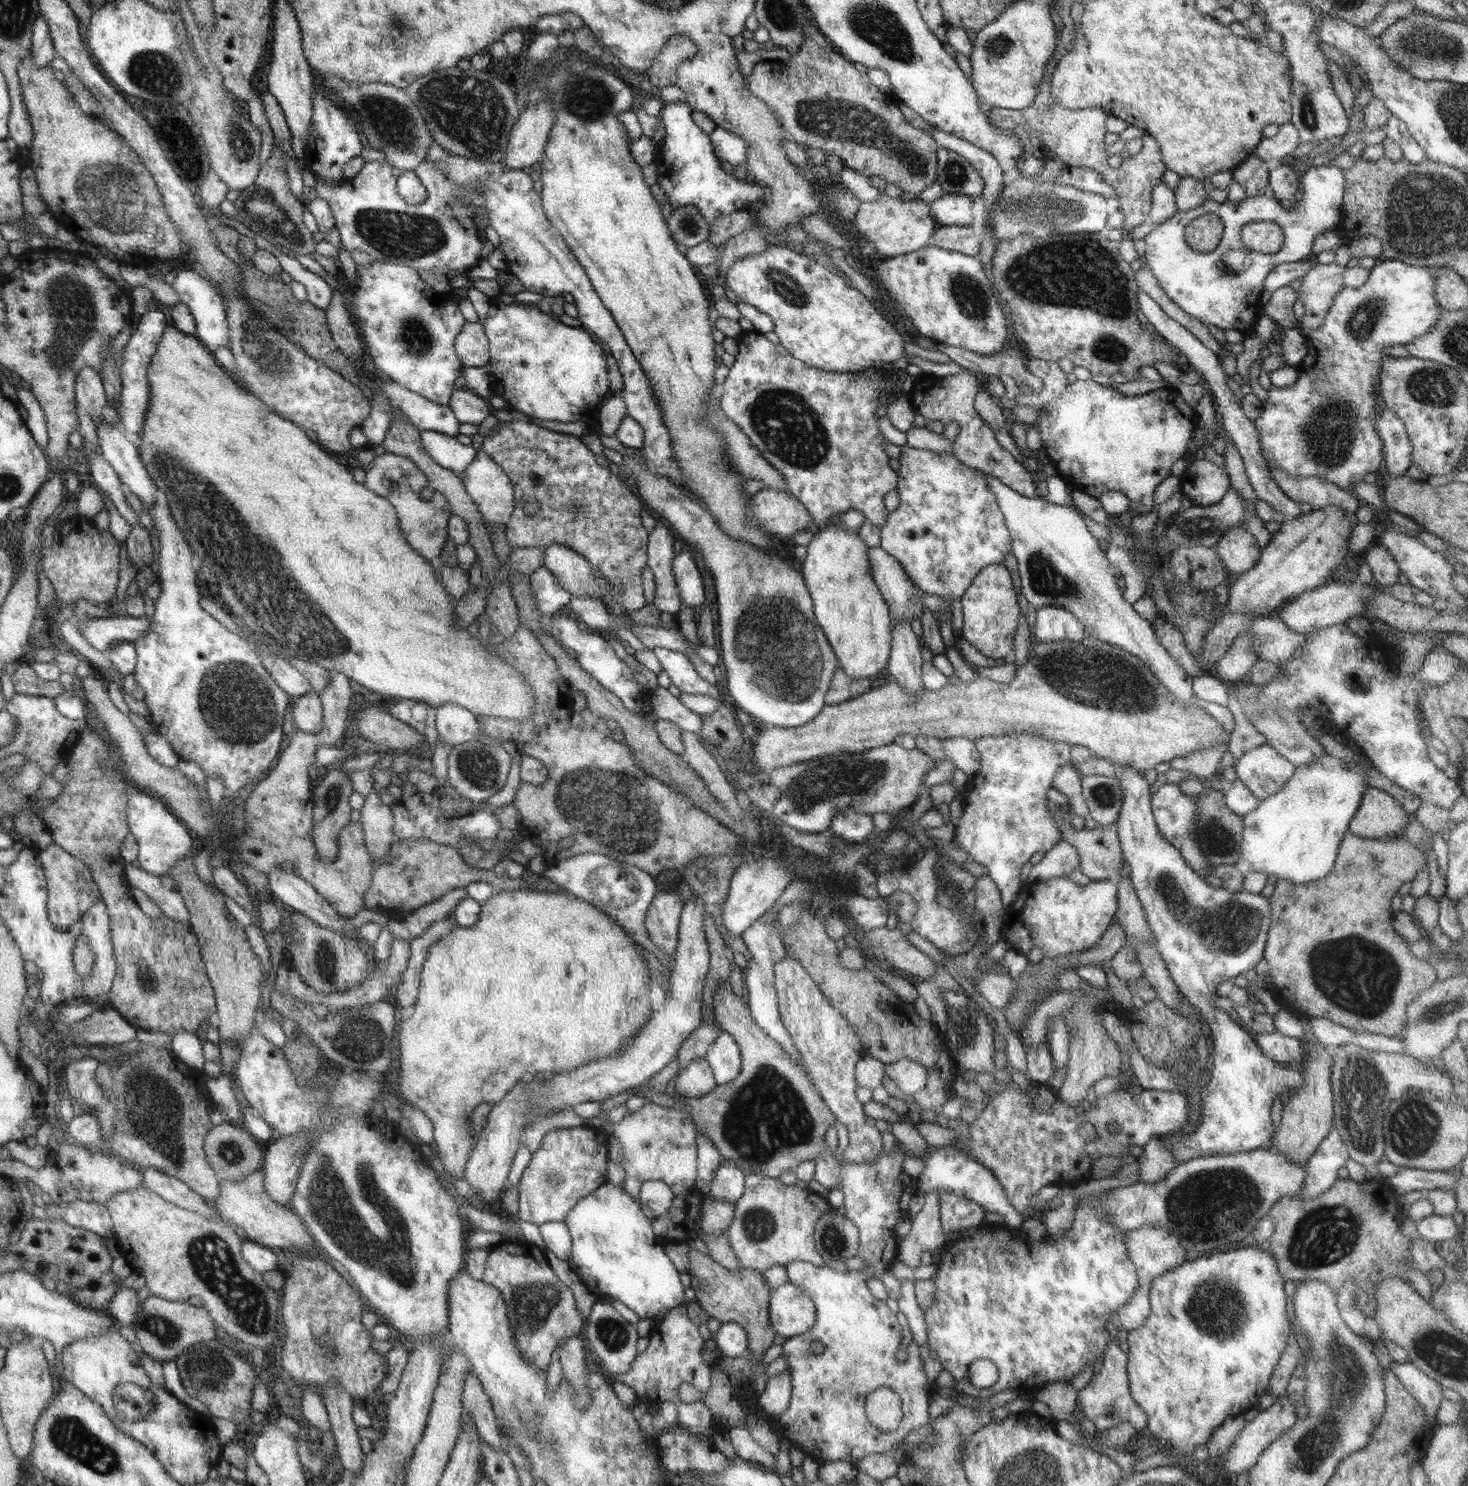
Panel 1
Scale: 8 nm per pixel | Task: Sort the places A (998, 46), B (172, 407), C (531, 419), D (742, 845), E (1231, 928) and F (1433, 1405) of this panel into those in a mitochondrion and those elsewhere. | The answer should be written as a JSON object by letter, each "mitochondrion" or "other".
{"A":"mitochondrion","B":"other","C":"other","D":"other","E":"mitochondrion","F":"other"}

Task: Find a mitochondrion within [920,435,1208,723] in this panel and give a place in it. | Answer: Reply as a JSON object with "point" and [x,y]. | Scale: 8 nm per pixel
{"point":[1077,675]}

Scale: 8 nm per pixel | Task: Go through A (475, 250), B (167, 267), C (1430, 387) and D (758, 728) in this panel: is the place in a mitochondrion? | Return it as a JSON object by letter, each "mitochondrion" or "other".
{"A":"other","B":"other","C":"mitochondrion","D":"other"}

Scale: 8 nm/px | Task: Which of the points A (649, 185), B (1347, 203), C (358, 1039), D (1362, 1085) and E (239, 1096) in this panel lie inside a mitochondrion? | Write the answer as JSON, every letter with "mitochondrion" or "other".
{"A":"other","B":"other","C":"mitochondrion","D":"mitochondrion","E":"other"}

